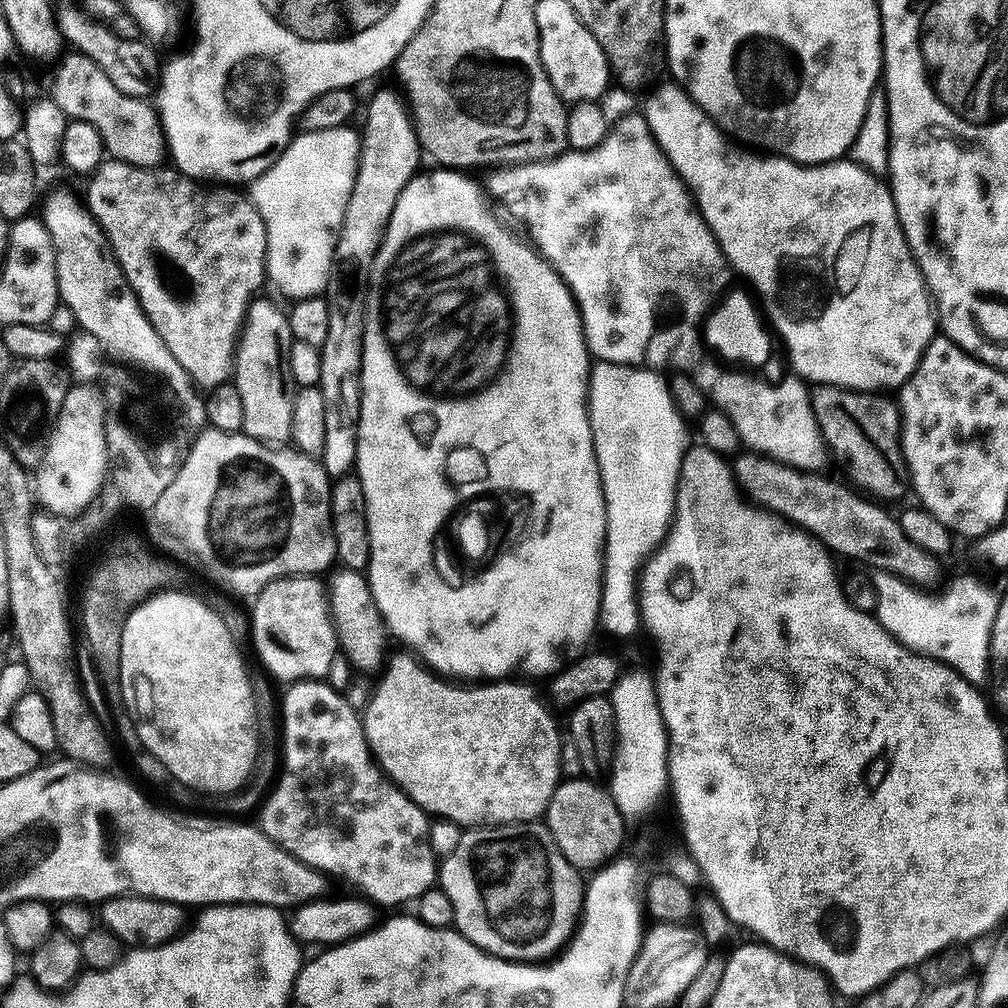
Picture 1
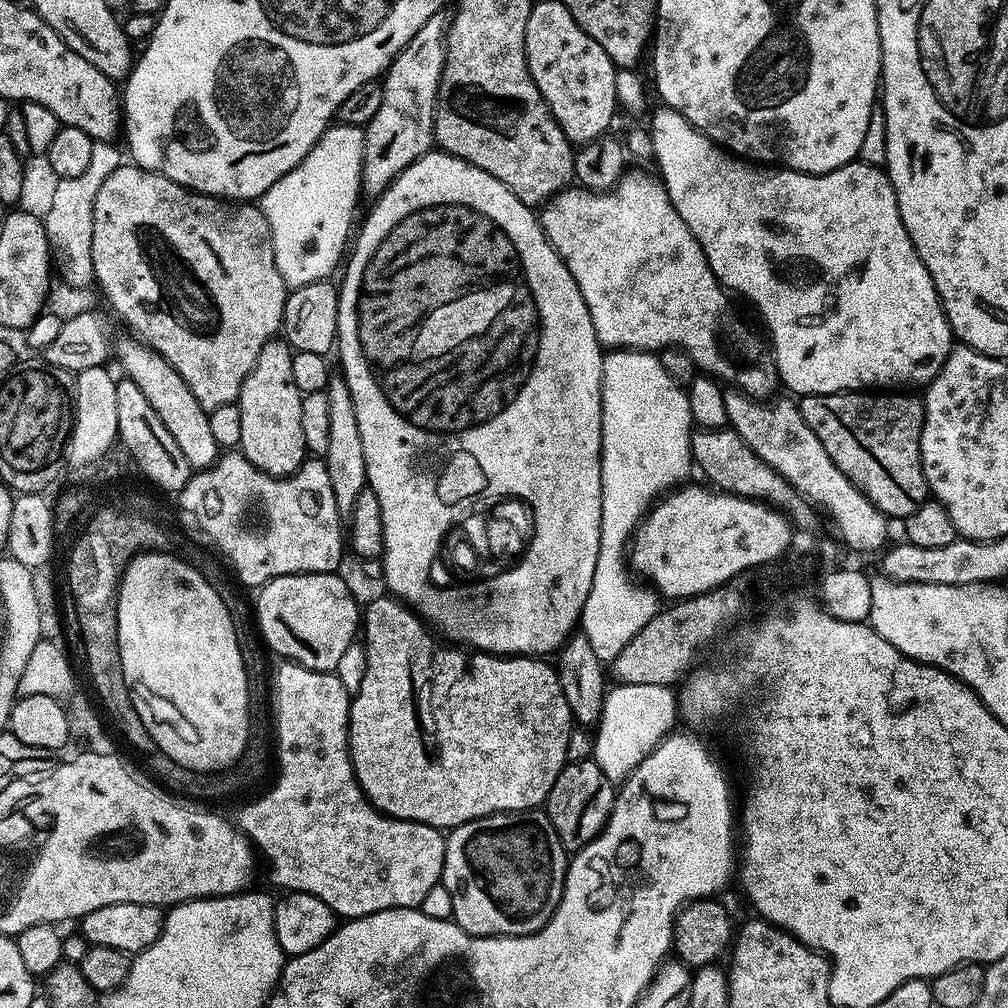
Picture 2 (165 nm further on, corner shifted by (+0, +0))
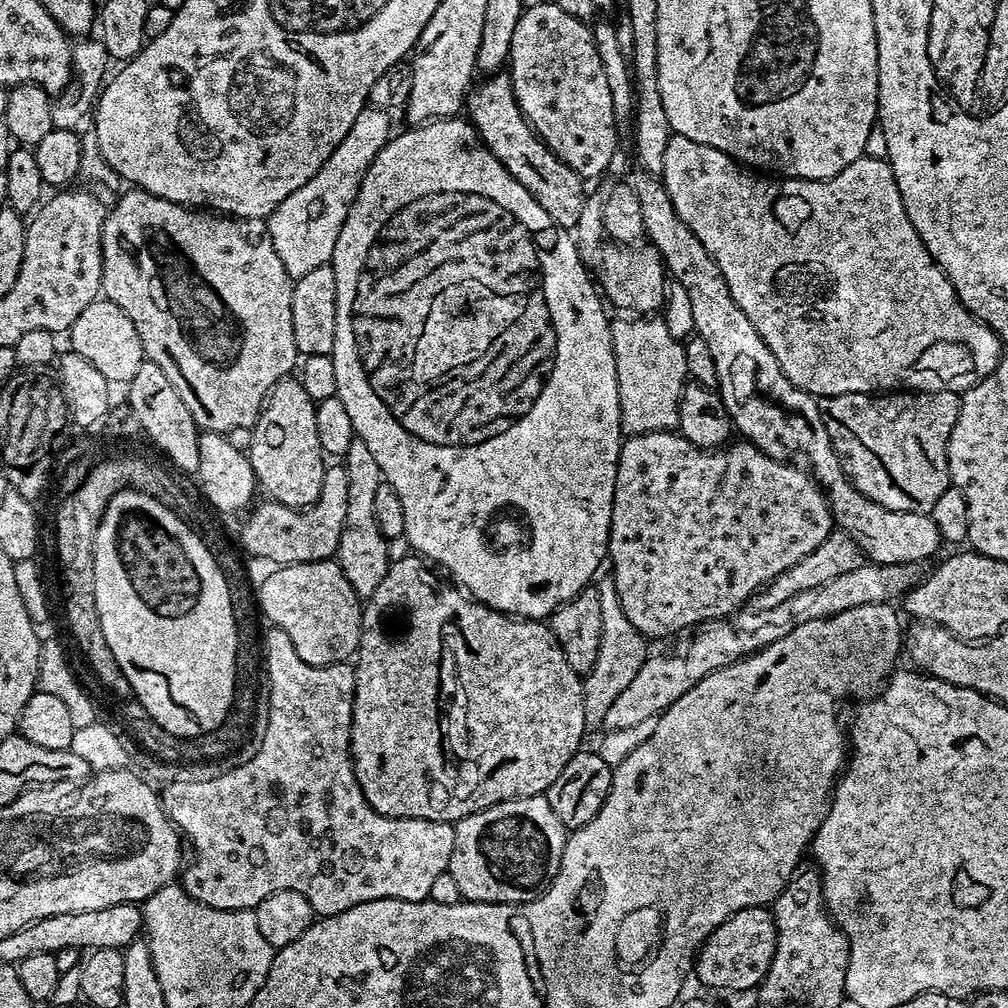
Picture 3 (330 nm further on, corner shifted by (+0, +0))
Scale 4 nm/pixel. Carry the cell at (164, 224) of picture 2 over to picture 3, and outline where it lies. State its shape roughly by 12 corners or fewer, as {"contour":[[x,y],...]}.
{"contour":[[128,190],[103,295],[197,429],[297,367],[263,219]]}

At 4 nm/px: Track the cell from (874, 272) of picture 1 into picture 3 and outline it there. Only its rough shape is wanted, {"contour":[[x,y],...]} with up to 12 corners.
{"contour":[[887,160],[662,179],[786,378],[962,394],[1000,338]]}

